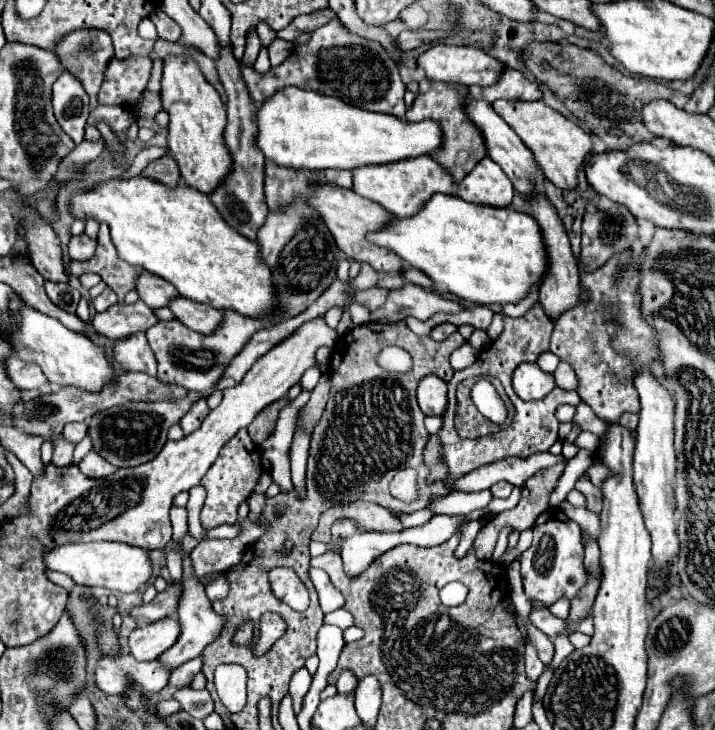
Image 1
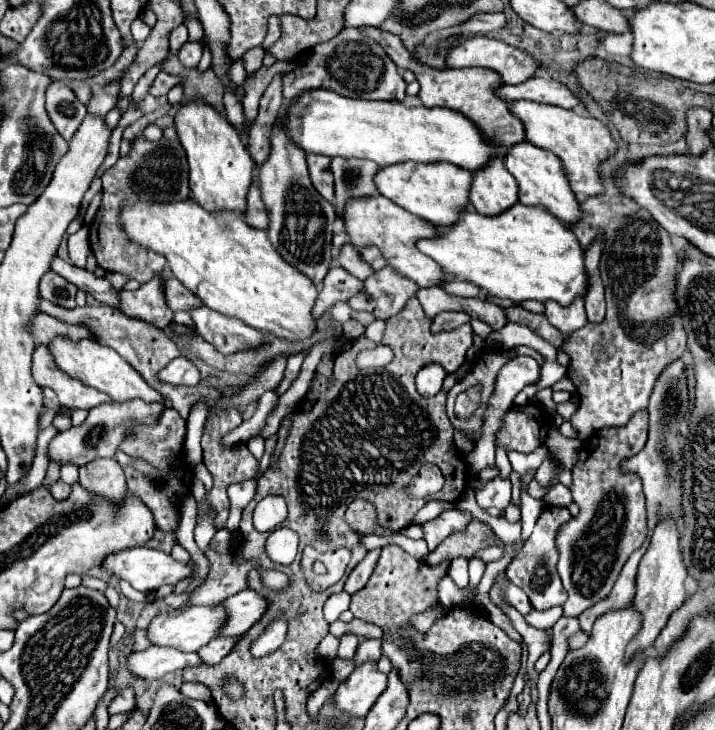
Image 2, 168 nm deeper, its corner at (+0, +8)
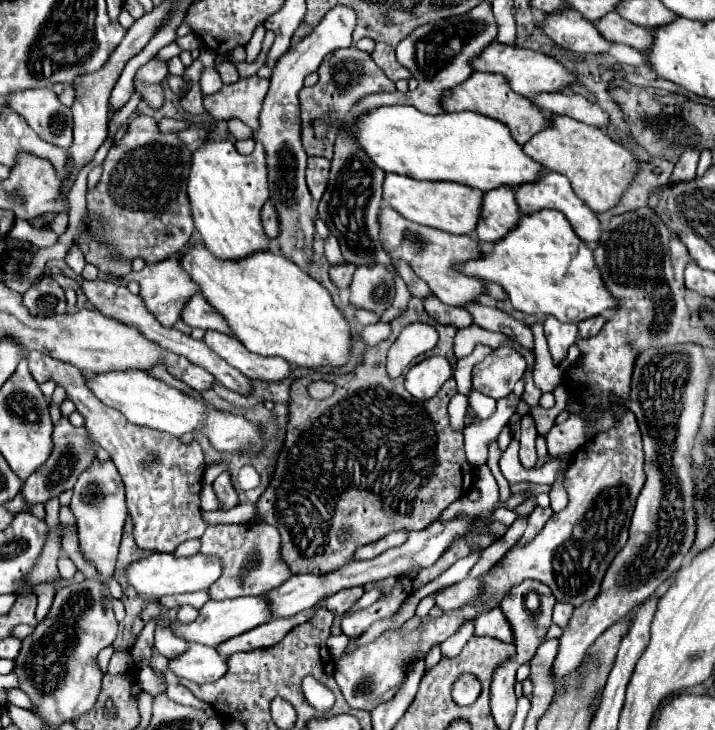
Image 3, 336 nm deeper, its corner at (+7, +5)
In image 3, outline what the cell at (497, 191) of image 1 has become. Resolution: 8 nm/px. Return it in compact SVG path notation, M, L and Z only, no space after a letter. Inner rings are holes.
M502 186L484 194L482 216L478 220L476 234L482 242L494 244L496 240L502 240L512 228L516 228L518 220L520 220L520 210L514 192Z

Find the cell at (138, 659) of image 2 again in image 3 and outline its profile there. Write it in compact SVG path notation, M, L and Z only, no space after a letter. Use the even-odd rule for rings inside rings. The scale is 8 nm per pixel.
M192 644L182 656L170 660L168 666L176 676L202 684L222 678L224 672L228 670L228 660L220 656L214 648Z

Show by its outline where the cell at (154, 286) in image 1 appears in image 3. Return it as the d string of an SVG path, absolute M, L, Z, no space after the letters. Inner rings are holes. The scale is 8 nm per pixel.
M200 294L192 296L182 312L182 320L192 326L192 328L202 328L202 330L218 330L224 332L226 336L232 336L232 330L224 324L224 318L216 308L212 308Z

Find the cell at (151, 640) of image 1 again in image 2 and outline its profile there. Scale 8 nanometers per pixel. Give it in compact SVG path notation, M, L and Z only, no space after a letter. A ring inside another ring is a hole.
M189 605L175 609L171 613L159 613L157 617L151 619L147 627L147 639L153 645L163 645L163 647L175 647L183 651L197 651L203 647L207 641L217 637L217 629L225 621L225 611L223 607L203 607L203 605Z

